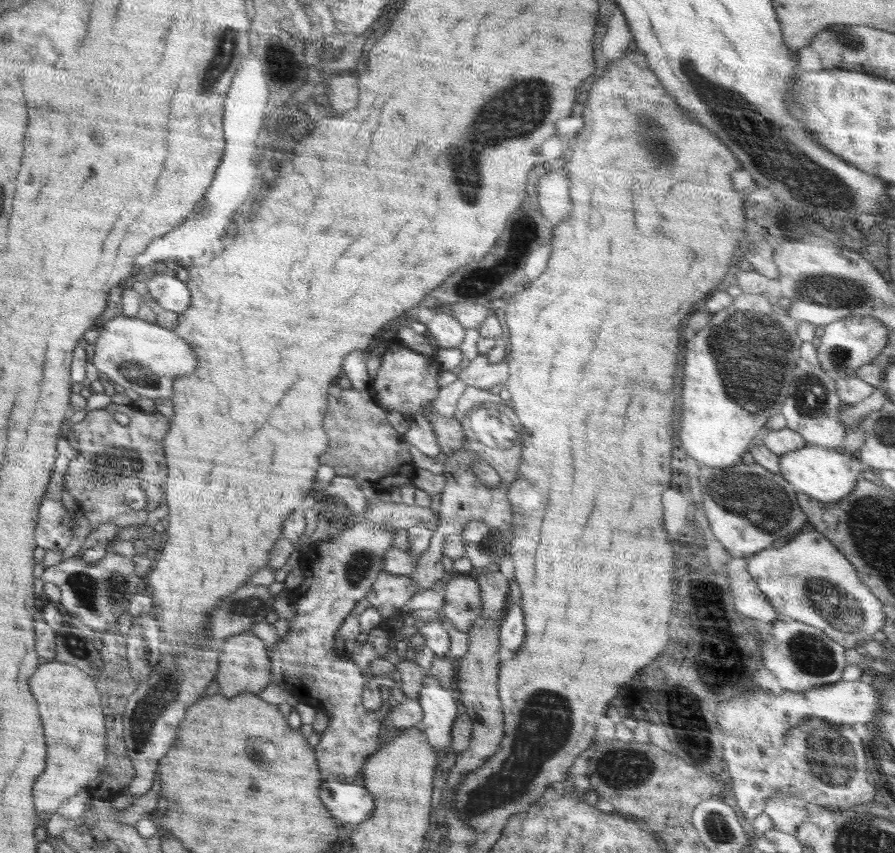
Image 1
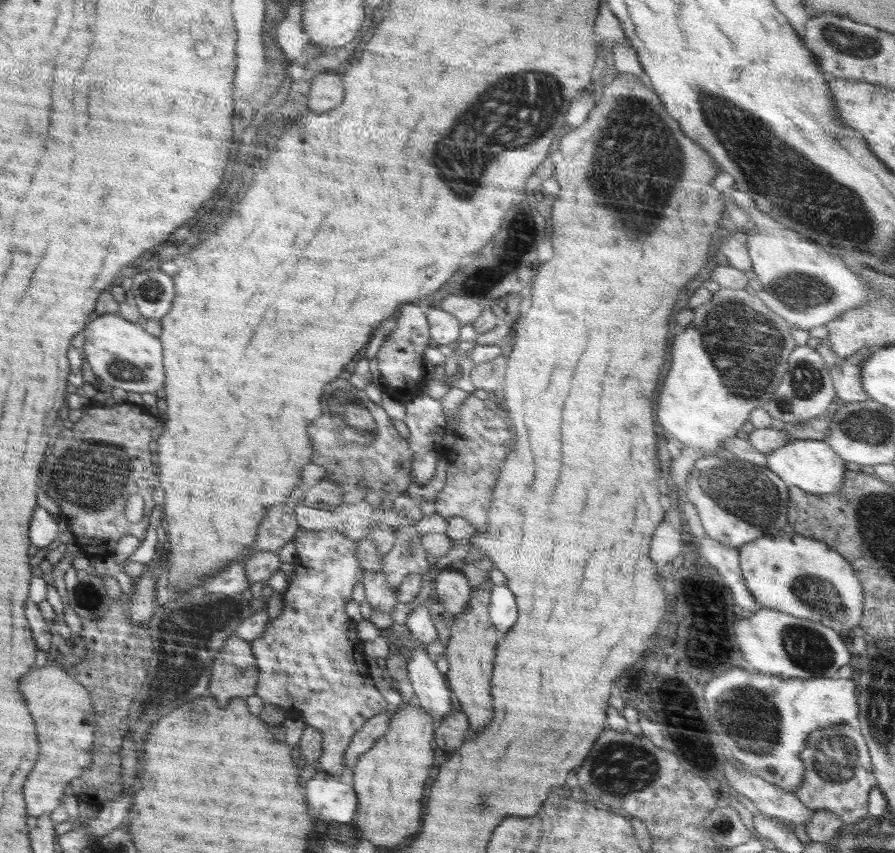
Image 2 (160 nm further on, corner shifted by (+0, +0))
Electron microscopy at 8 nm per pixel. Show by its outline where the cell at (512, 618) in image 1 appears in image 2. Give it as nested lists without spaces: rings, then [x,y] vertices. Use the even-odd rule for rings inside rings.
[[[494,585],[491,590],[489,617],[492,625],[498,630],[500,638],[505,637],[510,632],[512,624],[518,618],[514,598],[514,594],[506,585]]]

